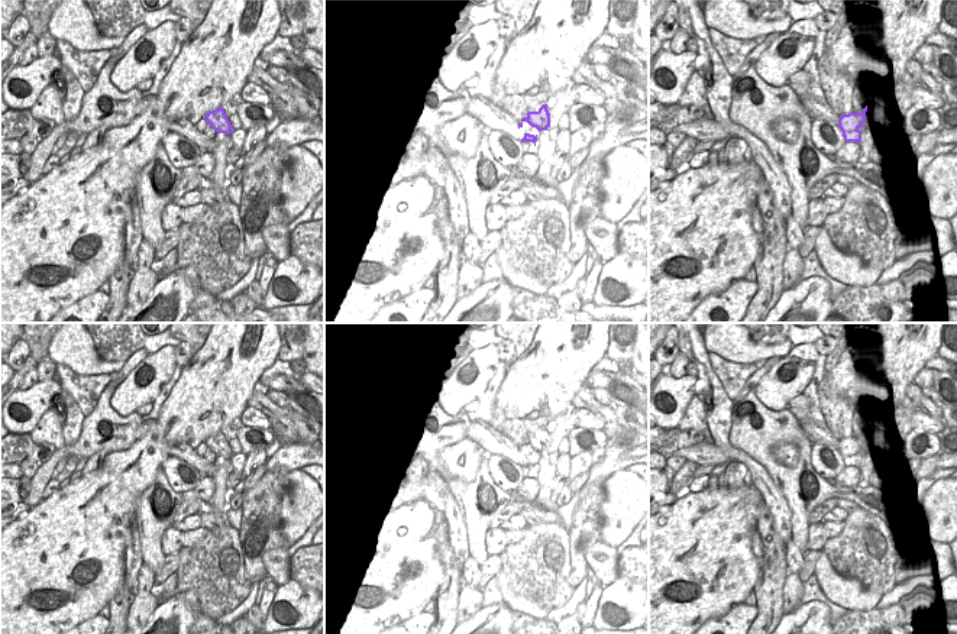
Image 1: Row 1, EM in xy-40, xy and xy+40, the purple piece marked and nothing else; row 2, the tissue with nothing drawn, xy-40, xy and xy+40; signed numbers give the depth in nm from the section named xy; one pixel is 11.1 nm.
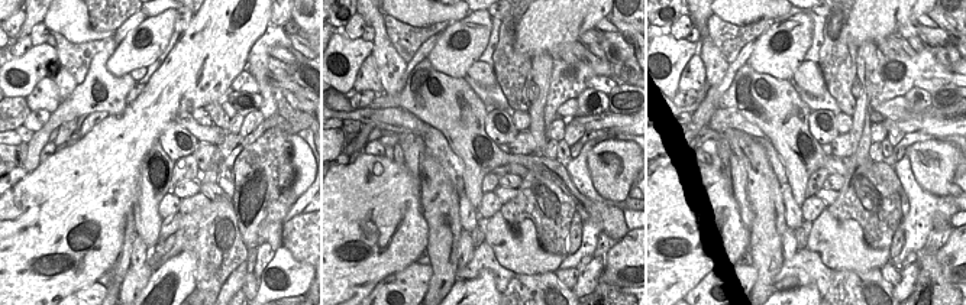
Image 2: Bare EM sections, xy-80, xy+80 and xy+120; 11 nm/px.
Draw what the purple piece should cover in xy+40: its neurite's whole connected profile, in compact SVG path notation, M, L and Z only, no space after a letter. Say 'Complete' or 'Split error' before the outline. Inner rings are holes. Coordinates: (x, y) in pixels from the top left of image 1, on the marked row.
Complete. M867 106L861 113L848 113L843 114L838 119L838 127L843 132L846 142L857 142L860 146L861 142L861 124L866 122Z

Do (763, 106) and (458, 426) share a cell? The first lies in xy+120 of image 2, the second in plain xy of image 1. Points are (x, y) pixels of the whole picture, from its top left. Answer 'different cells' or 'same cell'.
same cell

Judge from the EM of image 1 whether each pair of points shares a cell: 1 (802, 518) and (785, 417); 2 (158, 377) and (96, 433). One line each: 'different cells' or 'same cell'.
1: same cell
2: different cells

